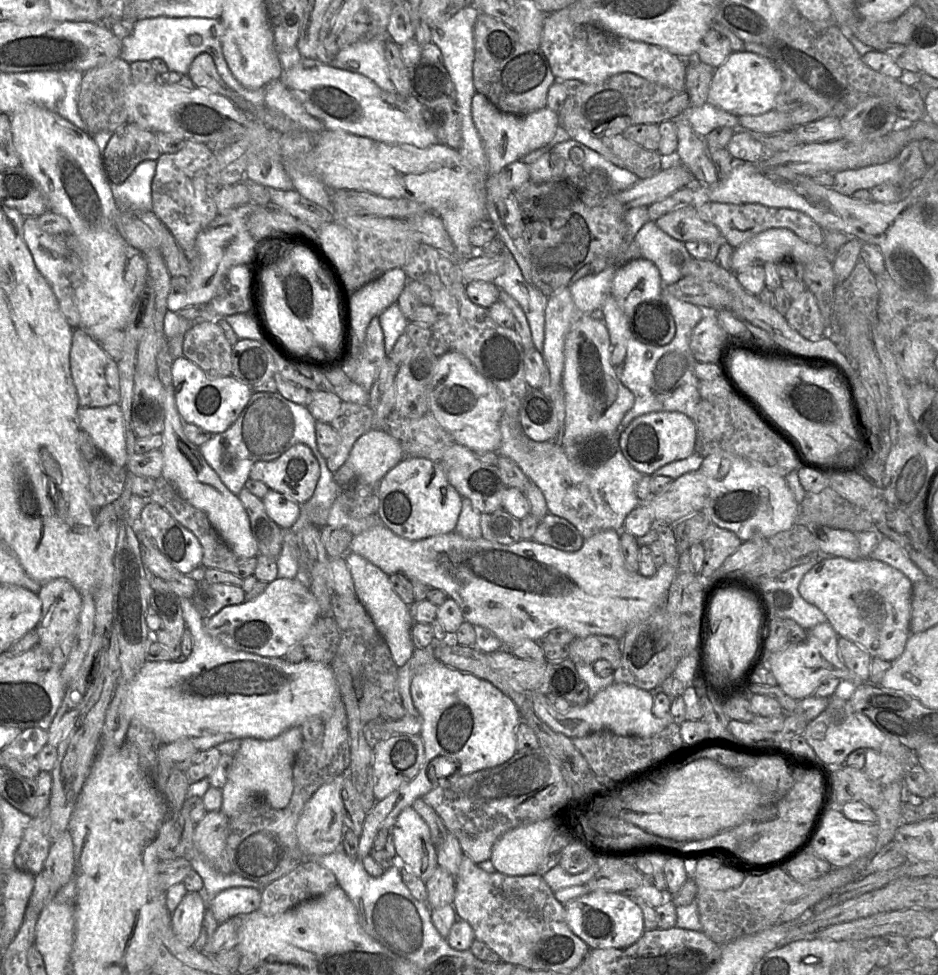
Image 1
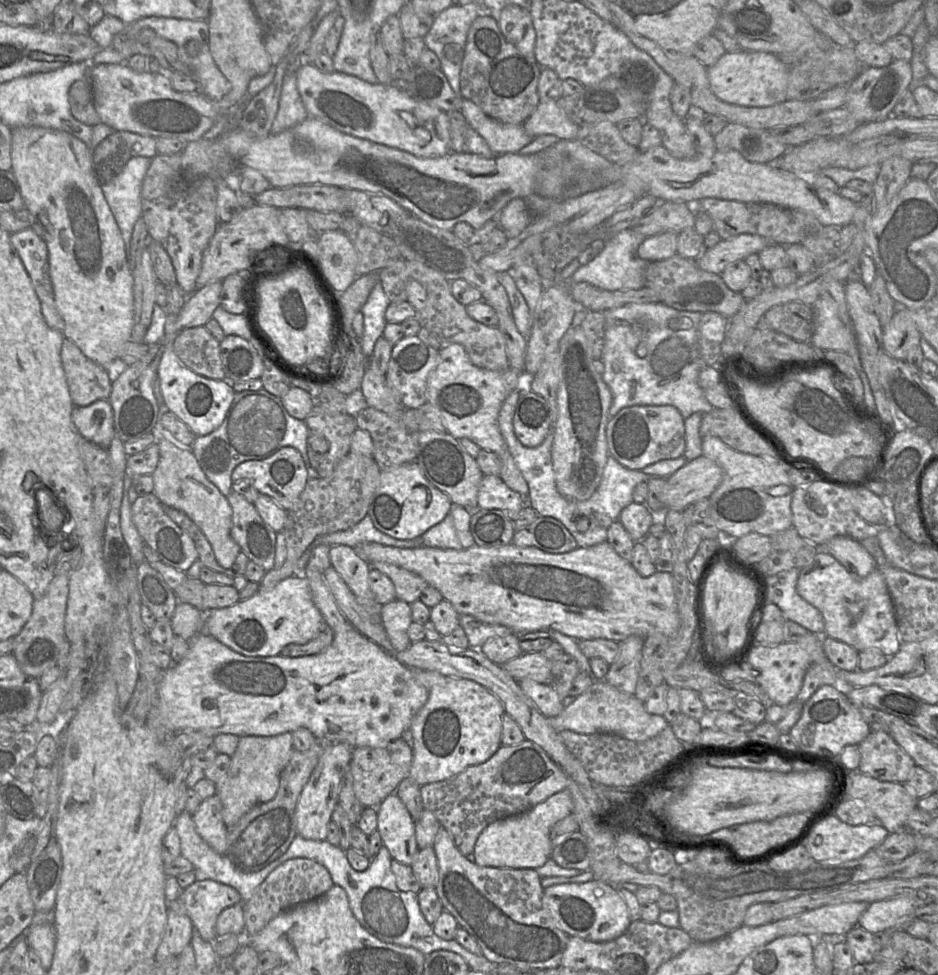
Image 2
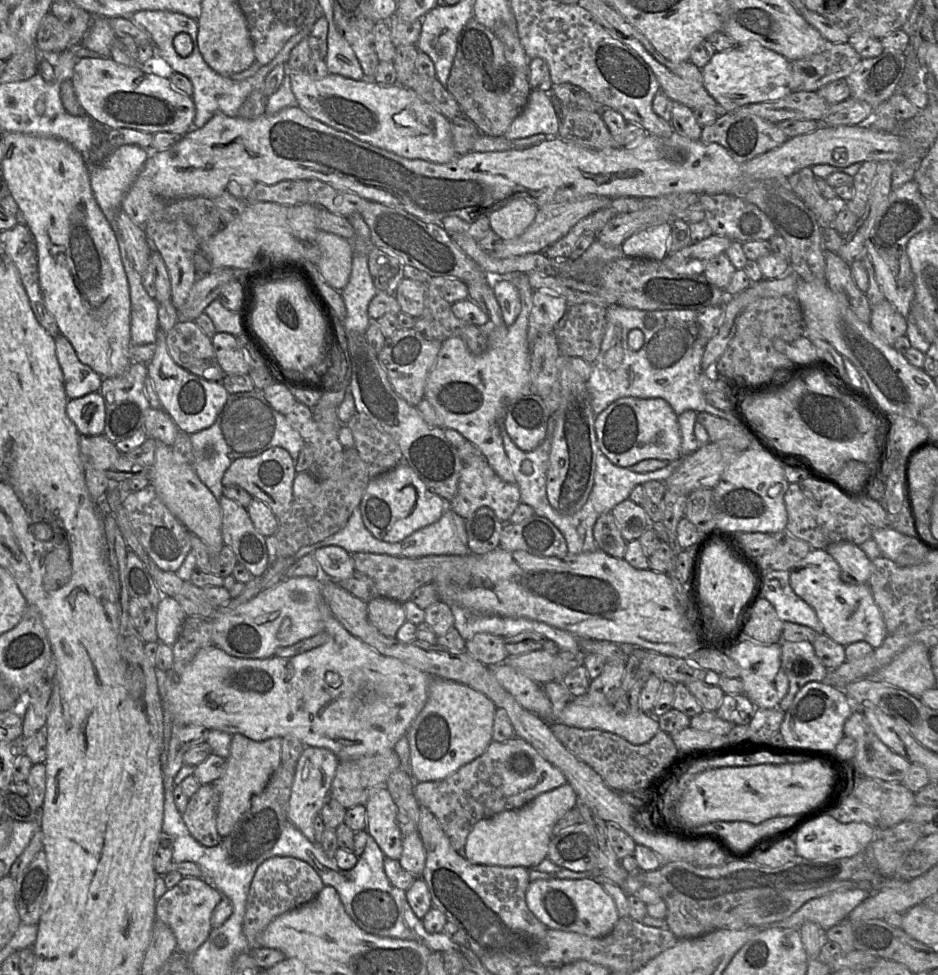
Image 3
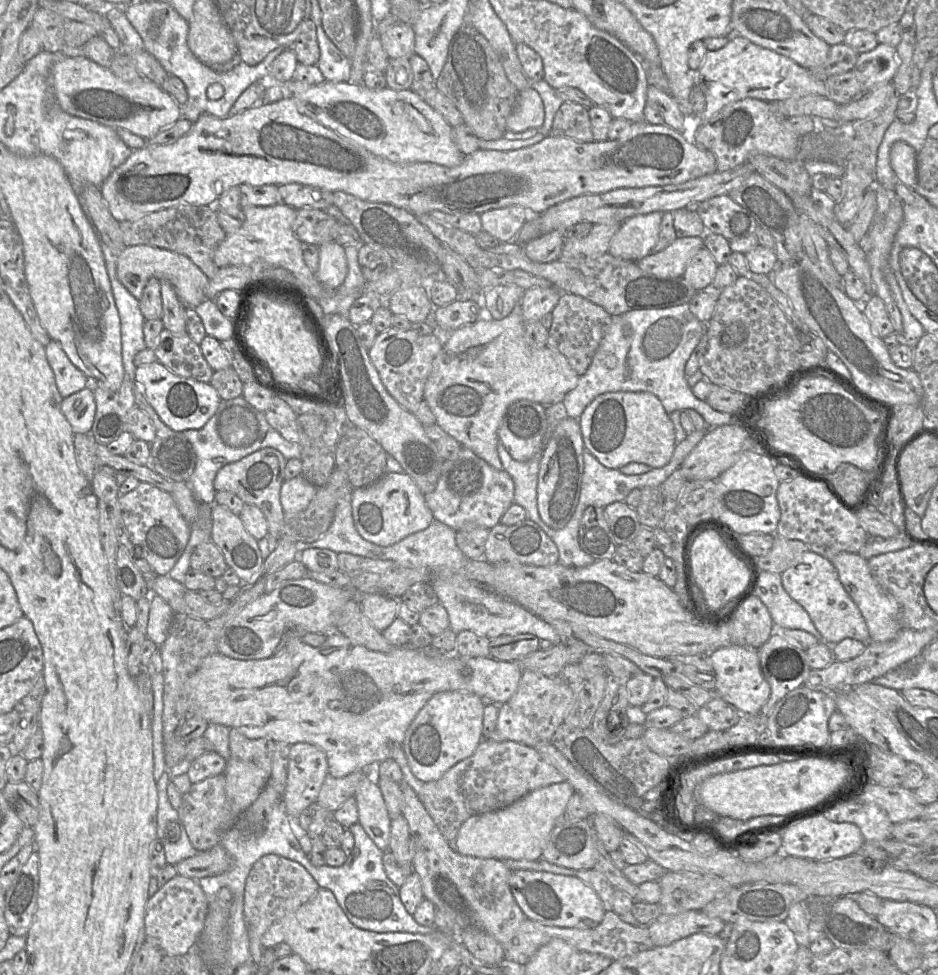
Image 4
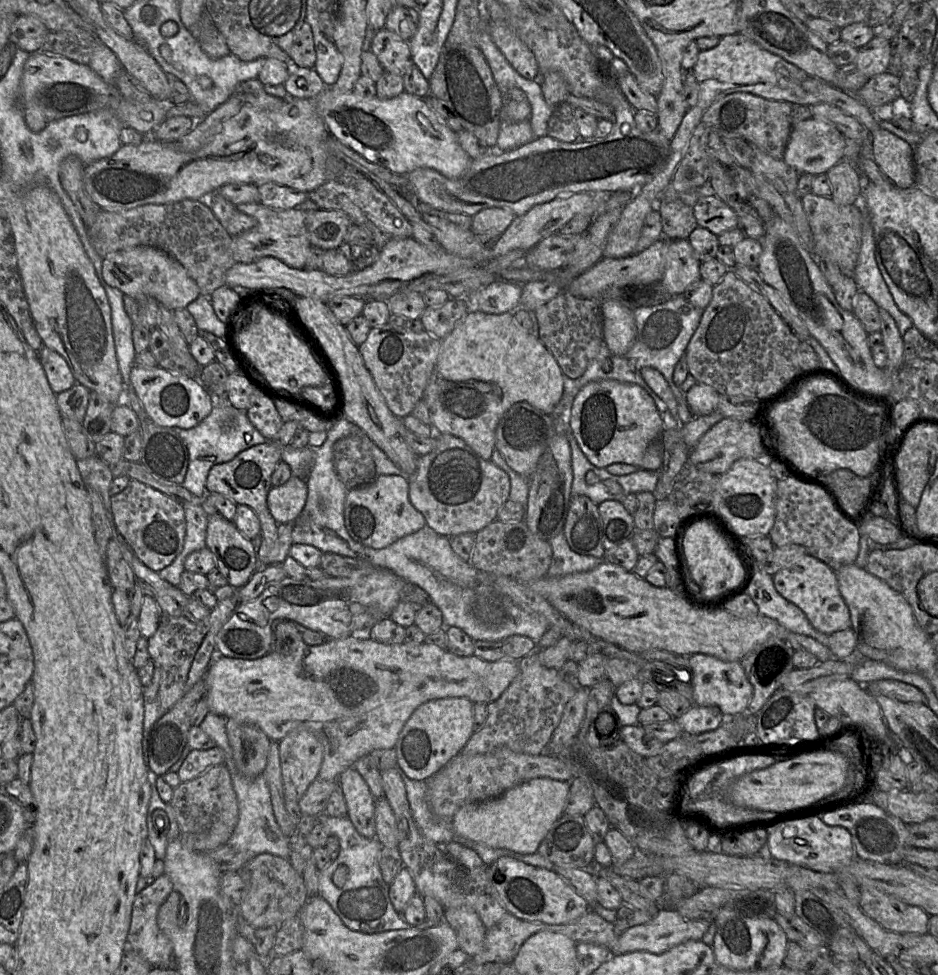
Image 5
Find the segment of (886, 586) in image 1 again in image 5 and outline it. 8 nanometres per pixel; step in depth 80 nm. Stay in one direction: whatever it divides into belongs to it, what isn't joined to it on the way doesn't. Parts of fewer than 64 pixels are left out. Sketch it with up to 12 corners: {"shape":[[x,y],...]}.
{"shape":[[806,553],[772,577],[818,631],[851,628],[837,573]]}

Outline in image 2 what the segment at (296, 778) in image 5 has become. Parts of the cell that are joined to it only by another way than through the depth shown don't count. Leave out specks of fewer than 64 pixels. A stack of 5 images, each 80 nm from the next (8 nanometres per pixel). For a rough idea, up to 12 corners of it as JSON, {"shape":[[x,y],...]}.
{"shape":[[330,744],[299,797],[297,833],[326,840],[353,750]]}

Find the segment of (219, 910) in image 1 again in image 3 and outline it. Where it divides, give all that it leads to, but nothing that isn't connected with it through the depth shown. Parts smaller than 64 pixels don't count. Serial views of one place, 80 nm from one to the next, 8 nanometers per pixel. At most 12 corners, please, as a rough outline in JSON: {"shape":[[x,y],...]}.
{"shape":[[184,877],[156,901],[156,918],[191,955],[223,894]]}

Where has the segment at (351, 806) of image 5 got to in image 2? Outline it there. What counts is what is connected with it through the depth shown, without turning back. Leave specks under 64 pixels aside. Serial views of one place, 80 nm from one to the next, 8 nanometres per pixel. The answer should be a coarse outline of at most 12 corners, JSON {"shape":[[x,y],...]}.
{"shape":[[395,793],[378,805],[377,832],[392,859],[419,853],[416,821]]}

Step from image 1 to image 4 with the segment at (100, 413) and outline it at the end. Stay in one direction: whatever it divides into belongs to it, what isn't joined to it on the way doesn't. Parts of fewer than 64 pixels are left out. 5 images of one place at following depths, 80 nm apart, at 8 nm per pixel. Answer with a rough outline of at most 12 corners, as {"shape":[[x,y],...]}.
{"shape":[[94,390],[64,397],[61,410],[75,433],[90,432]]}

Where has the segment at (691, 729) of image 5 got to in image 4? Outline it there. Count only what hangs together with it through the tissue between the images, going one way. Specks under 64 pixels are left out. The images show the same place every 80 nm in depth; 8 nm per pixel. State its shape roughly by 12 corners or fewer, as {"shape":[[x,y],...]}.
{"shape":[[714,693],[696,715],[709,731],[734,726],[743,714]]}

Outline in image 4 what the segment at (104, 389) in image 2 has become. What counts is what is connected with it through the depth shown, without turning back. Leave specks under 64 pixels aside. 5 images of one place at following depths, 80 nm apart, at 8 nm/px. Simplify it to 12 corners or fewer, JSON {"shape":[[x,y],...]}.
{"shape":[[61,345],[45,346],[61,396],[87,386],[87,377],[68,358]]}

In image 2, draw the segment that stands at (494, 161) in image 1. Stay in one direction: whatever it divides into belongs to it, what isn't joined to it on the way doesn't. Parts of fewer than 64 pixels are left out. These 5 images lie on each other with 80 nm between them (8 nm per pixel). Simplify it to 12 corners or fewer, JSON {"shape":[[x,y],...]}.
{"shape":[[470,100],[462,114],[493,155],[519,153],[535,138]]}

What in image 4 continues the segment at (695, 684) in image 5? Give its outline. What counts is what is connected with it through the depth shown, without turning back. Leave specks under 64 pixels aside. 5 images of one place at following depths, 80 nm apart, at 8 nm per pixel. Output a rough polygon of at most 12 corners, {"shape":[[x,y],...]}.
{"shape":[[757,649],[708,654],[714,693],[742,714],[759,713],[770,685]]}

